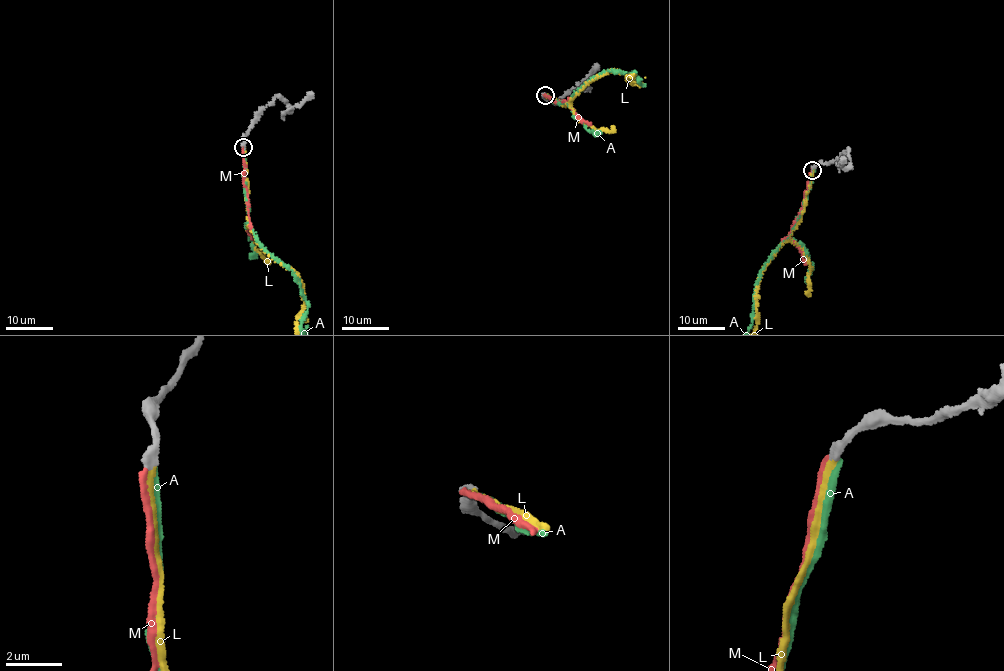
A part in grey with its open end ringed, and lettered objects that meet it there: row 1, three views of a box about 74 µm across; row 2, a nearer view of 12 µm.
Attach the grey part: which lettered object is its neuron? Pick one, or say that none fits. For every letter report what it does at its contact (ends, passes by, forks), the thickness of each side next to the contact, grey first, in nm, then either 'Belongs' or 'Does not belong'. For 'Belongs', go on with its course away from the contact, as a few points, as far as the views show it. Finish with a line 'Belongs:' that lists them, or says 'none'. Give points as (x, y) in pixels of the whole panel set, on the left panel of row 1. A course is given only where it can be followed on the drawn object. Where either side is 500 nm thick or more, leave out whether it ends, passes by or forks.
A: It ends there. Thickness 320 nm (grey) against 240 nm. Does not belong
L: It ends there. Thickness 320 nm (grey) against 240 nm. Belongs
M: It ends there. Thickness 320 nm (grey) against 190 nm. Does not belong
Belongs: L

